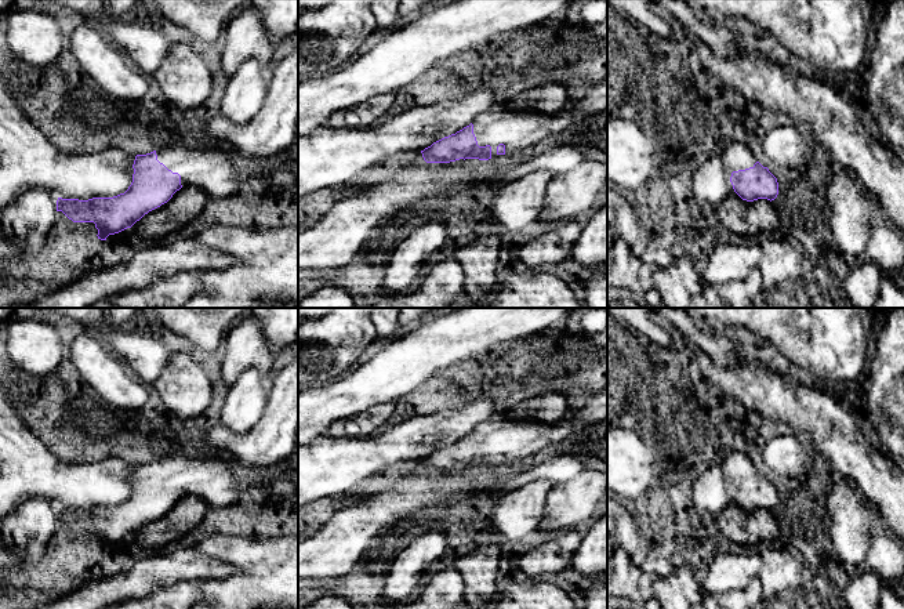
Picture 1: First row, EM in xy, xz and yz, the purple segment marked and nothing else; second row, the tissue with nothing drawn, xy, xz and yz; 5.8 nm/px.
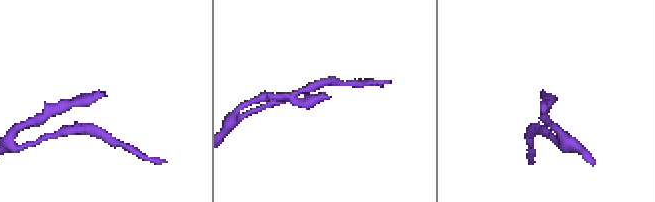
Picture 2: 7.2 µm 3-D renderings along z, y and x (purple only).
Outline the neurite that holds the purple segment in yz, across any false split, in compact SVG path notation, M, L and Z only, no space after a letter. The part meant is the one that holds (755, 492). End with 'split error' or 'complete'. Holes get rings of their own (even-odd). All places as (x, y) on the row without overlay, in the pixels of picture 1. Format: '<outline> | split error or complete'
M730 452L719 460L734 501L747 511L774 510L778 504L777 487L763 476L747 453Z | split error

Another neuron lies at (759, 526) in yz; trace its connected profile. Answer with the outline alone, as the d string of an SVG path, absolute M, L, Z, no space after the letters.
M734 500L716 515L720 534L729 541L745 545L772 545L780 537L780 528L767 508L743 510Z

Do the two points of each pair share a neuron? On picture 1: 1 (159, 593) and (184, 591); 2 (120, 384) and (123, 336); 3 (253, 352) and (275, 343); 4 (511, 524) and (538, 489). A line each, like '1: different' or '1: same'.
1: same
2: different
3: different
4: same

